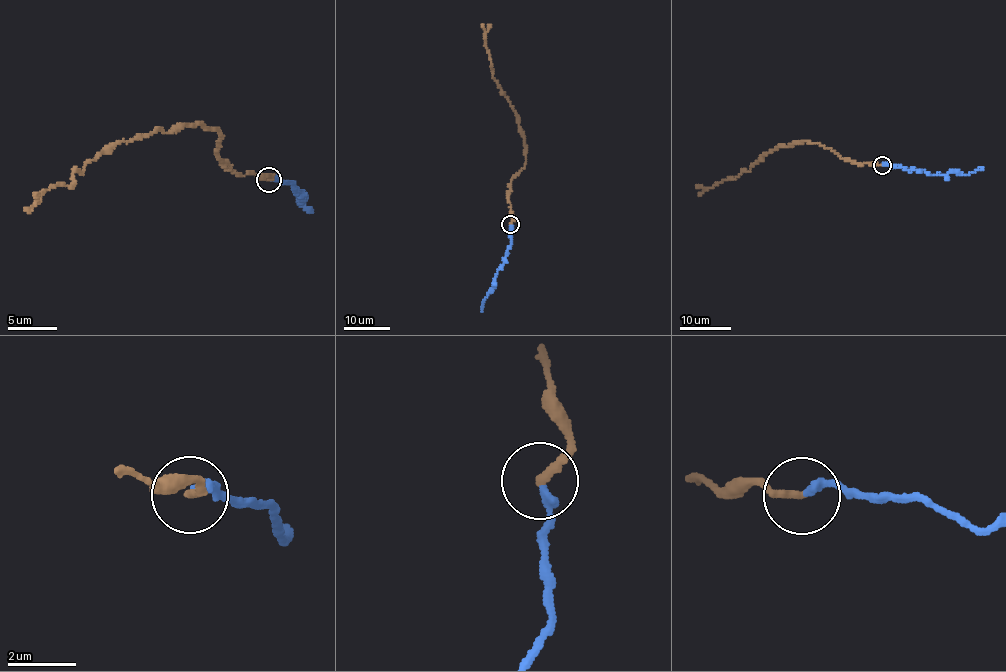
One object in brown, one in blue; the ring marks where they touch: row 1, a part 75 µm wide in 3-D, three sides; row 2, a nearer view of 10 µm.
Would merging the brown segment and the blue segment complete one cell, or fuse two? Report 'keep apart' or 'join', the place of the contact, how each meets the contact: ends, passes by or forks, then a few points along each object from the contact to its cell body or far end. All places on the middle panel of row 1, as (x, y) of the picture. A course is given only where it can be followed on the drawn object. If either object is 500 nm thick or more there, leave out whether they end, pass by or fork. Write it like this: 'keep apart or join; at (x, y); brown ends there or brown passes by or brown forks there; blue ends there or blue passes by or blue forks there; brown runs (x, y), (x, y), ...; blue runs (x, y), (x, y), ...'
join; at (510, 224); brown ends there; blue ends there; brown runs (510, 224), (514, 216), (507, 193), (524, 168), (524, 136), (493, 76), (484, 38), (491, 24); blue runs (510, 225), (511, 243), (506, 262), (496, 274), (481, 312)

